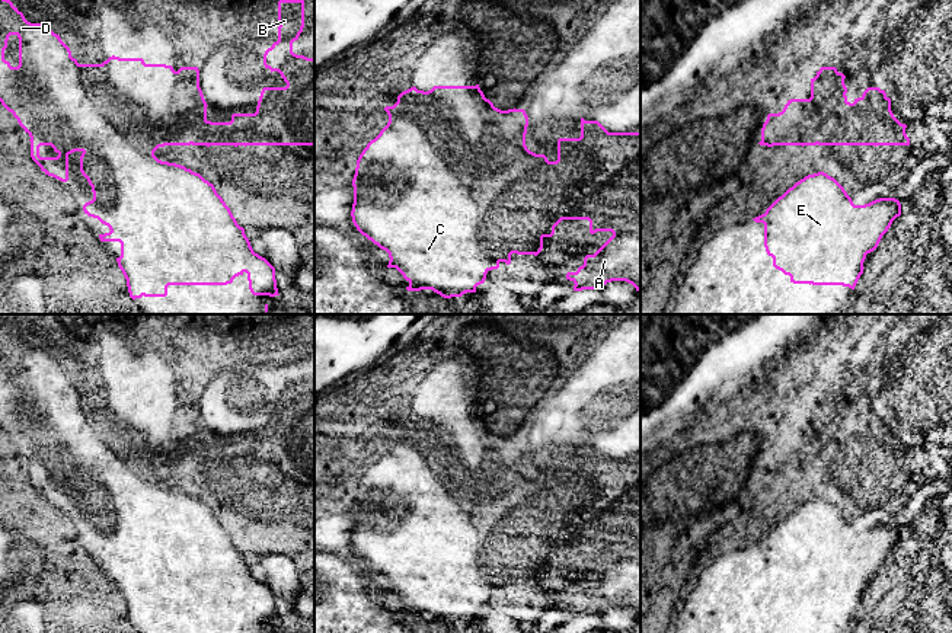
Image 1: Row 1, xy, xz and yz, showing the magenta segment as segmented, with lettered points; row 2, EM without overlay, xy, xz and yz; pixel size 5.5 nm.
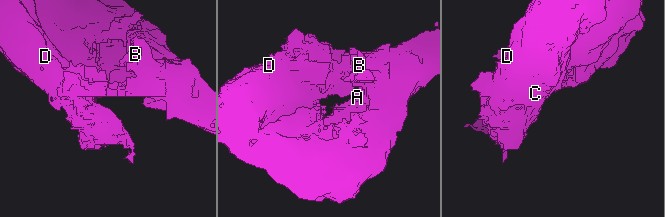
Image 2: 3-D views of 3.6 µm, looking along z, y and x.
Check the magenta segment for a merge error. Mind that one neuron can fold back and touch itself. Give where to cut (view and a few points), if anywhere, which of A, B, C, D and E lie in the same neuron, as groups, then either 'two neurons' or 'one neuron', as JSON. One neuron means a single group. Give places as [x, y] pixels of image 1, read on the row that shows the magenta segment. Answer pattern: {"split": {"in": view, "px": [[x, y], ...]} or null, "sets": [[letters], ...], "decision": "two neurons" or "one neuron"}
{"split": {"in": "xz", "px": [[526, 149], [520, 166], [524, 195], [545, 207], [545, 236]]}, "sets": [["A", "B"], ["C", "D", "E"]], "decision": "two neurons"}

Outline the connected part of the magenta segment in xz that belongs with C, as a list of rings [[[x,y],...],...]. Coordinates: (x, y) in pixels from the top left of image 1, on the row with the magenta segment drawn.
[[[479,84],[476,86],[434,86],[431,90],[418,90],[415,86],[402,92],[393,106],[386,106],[389,115],[387,125],[371,140],[357,160],[355,175],[352,179],[354,204],[352,223],[357,230],[389,253],[387,268],[396,268],[409,282],[408,291],[432,290],[444,298],[461,297],[466,292],[476,292],[476,287],[483,284],[486,274],[498,269],[501,262],[511,263],[511,255],[534,255],[543,249],[546,233],[546,207],[525,198],[525,176],[520,166],[525,157],[525,134],[528,116],[524,109],[501,111],[485,97]]]

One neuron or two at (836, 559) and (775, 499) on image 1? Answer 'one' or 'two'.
two

